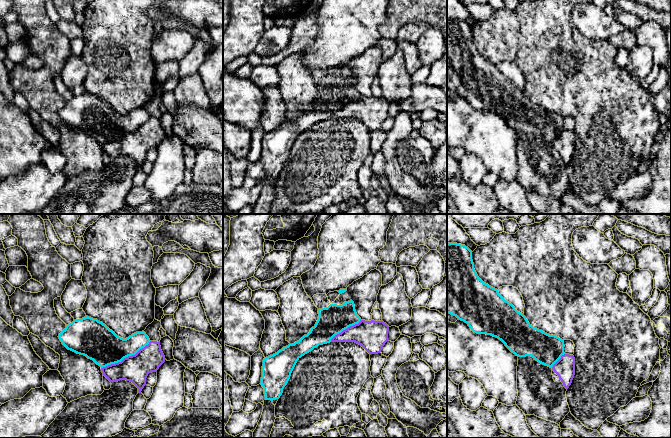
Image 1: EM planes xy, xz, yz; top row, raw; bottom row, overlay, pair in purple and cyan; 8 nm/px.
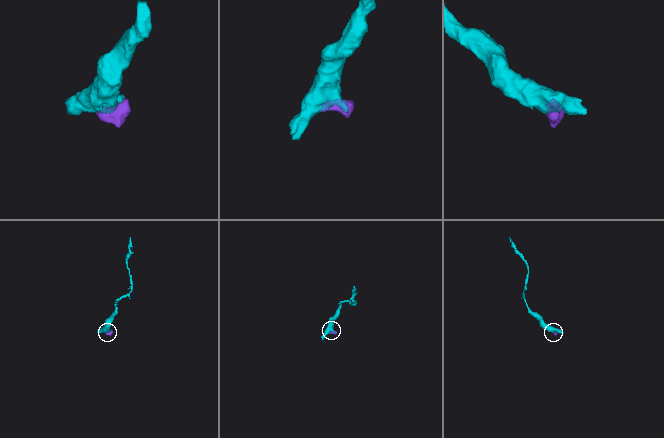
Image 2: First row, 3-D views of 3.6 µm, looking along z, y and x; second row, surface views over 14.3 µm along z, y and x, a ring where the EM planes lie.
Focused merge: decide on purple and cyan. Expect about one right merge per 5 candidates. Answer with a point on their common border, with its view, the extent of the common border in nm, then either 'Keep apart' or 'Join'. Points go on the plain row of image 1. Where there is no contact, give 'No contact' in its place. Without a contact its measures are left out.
Touches purple at xy (126, 133). Shared border 460 nm. Keep apart

